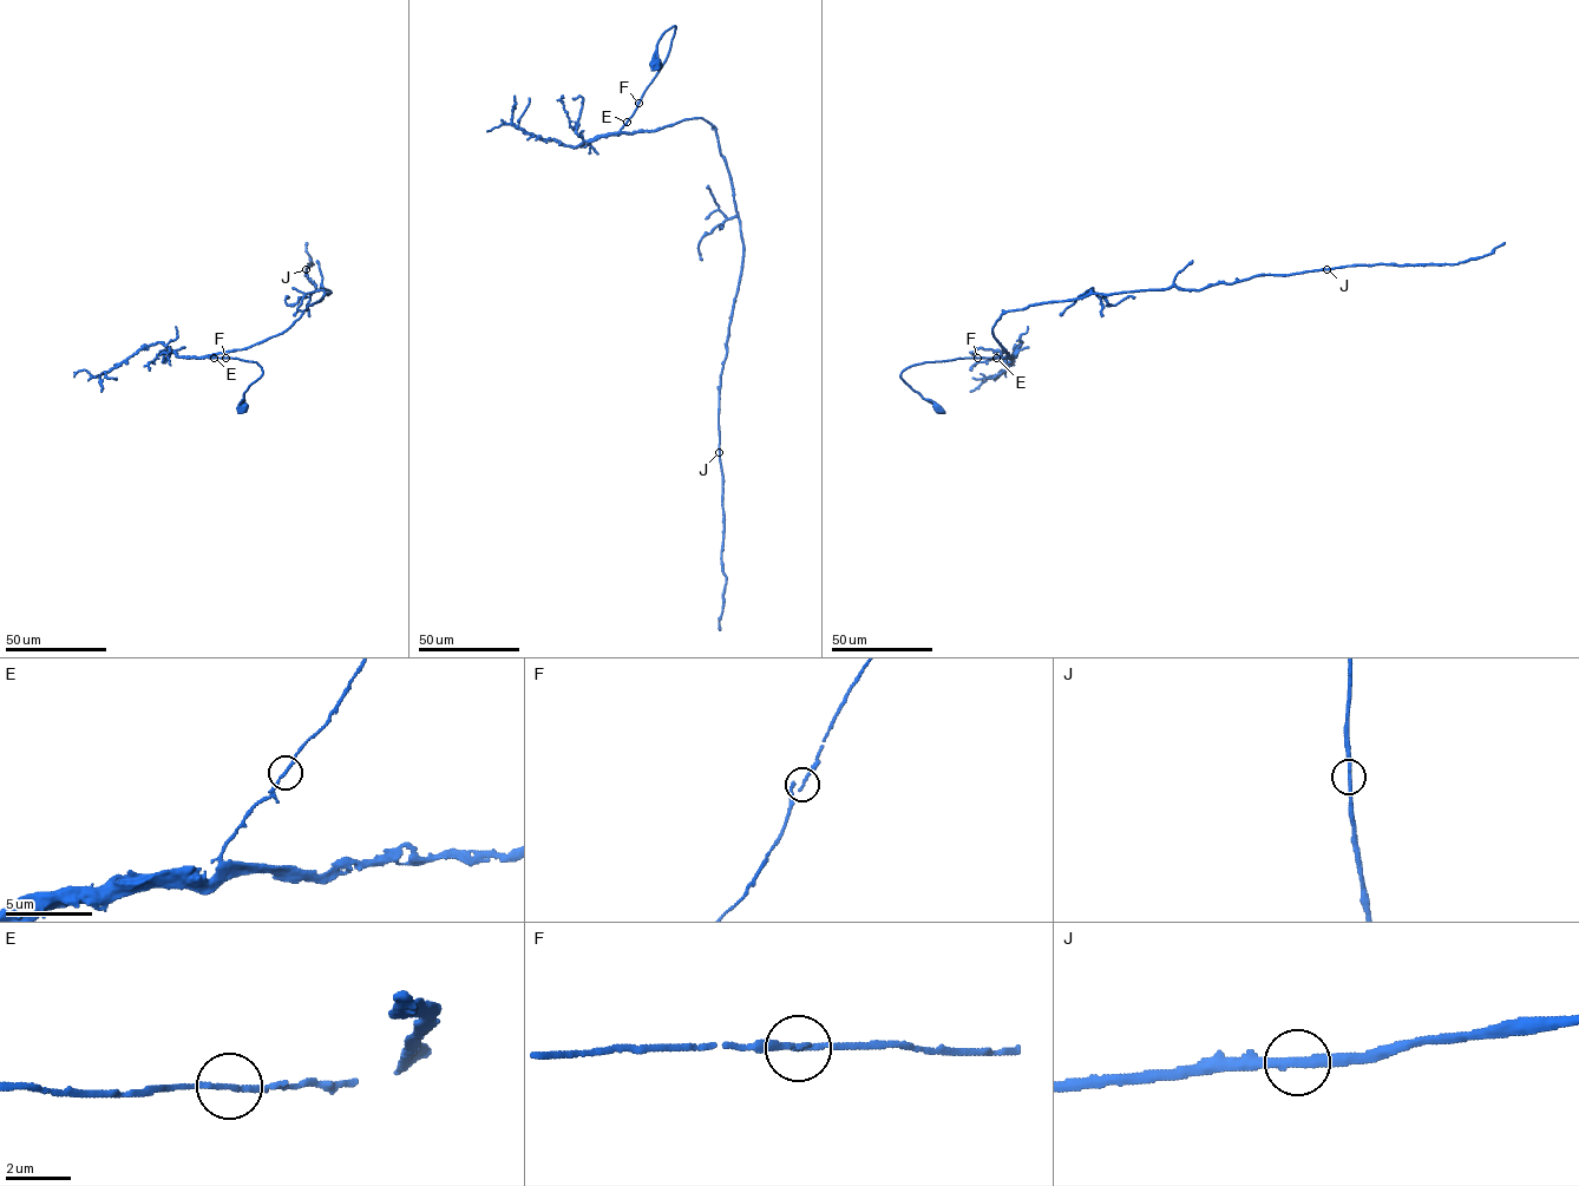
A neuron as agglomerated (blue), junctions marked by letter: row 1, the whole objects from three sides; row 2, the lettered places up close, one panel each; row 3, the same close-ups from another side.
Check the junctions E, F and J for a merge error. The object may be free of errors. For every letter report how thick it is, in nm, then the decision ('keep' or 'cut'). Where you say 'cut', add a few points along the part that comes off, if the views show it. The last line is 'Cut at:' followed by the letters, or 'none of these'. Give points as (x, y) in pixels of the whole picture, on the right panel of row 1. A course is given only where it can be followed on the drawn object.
E: 150 nm | keep
F: 160 nm | keep
J: 240 nm | keep
Cut at: none of these

